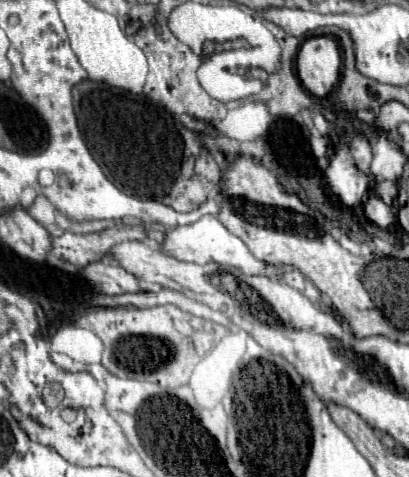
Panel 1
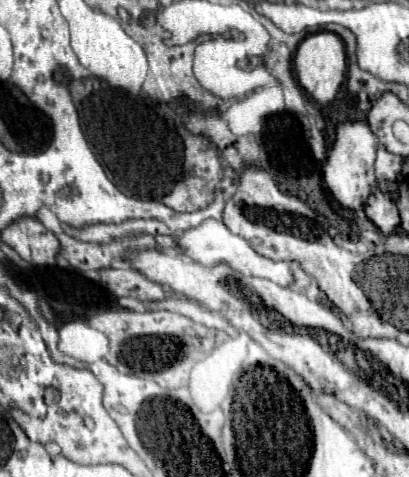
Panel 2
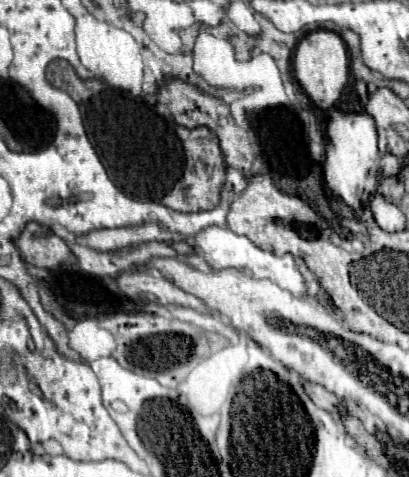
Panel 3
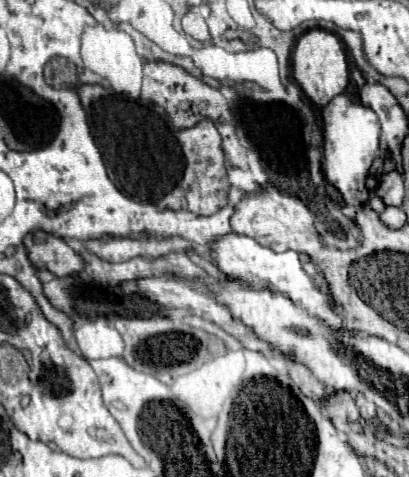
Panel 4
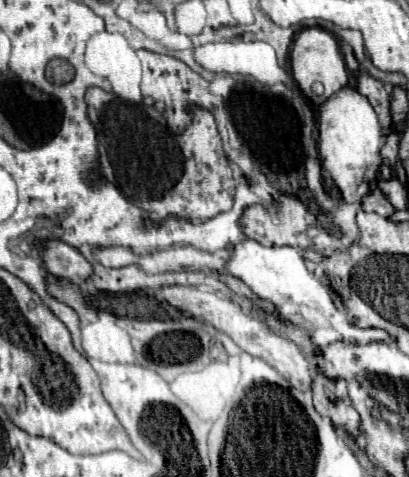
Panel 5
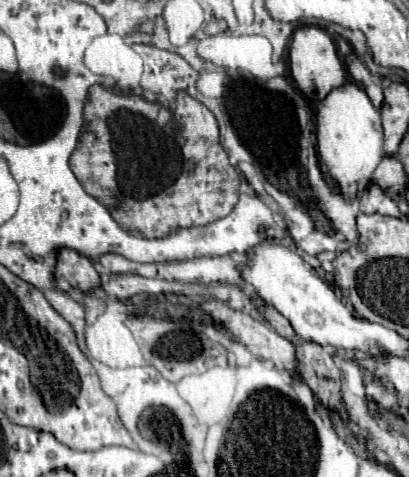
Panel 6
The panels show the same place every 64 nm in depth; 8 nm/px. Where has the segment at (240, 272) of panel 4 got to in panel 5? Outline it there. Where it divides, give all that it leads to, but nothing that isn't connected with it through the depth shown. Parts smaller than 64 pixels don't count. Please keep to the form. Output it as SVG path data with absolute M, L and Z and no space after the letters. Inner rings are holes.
M240 240L234 246L228 248L226 256L226 270L240 278L256 296L276 304L284 316L290 320L296 320L304 328L312 330L312 342L318 346L344 340L344 342L354 342L354 344L366 344L370 340L382 340L390 342L390 336L386 332L374 330L374 328L356 328L346 320L346 312L334 304L330 288L322 286L322 282L310 274L304 266L304 258L300 250L296 248L268 248L258 244L256 240Z

